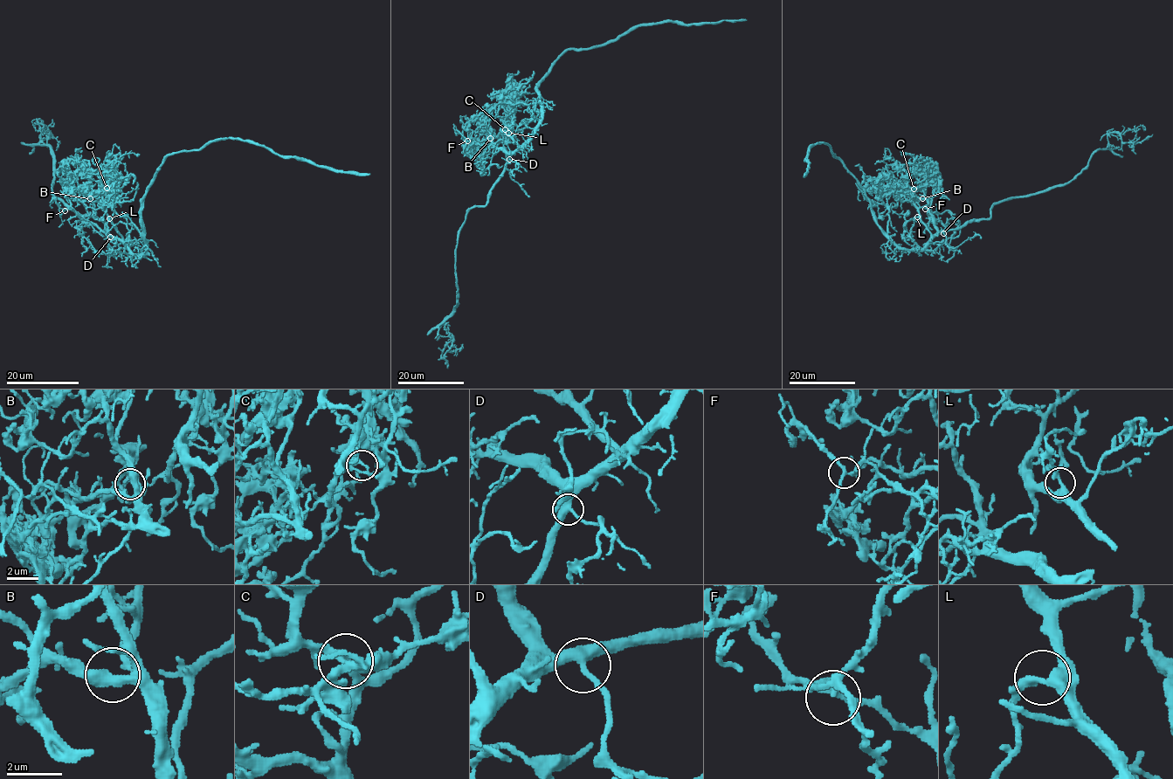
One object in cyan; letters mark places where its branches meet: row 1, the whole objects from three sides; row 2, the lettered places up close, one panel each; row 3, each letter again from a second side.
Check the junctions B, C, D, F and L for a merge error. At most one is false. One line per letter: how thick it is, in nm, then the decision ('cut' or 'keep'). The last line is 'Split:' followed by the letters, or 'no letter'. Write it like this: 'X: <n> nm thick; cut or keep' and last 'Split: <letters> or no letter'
B: 340 nm thick; keep
C: 240 nm thick; cut
D: 380 nm thick; keep
F: 200 nm thick; keep
L: 280 nm thick; keep
Split: C

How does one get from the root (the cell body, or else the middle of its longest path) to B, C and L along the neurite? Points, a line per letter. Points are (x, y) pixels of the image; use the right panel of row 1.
B: (912, 249), (921, 249), (936, 233), (928, 203), (922, 198)
C: (912, 249), (921, 249), (931, 237), (914, 204), (914, 189)
L: (912, 249), (921, 249), (931, 237), (930, 232), (917, 217)

